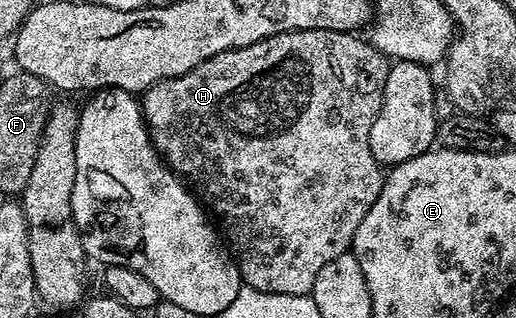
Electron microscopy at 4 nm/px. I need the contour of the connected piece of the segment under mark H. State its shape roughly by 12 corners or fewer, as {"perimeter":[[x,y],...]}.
{"perimeter":[[279,33],[140,96],[244,286],[309,295],[386,172],[391,63]]}

